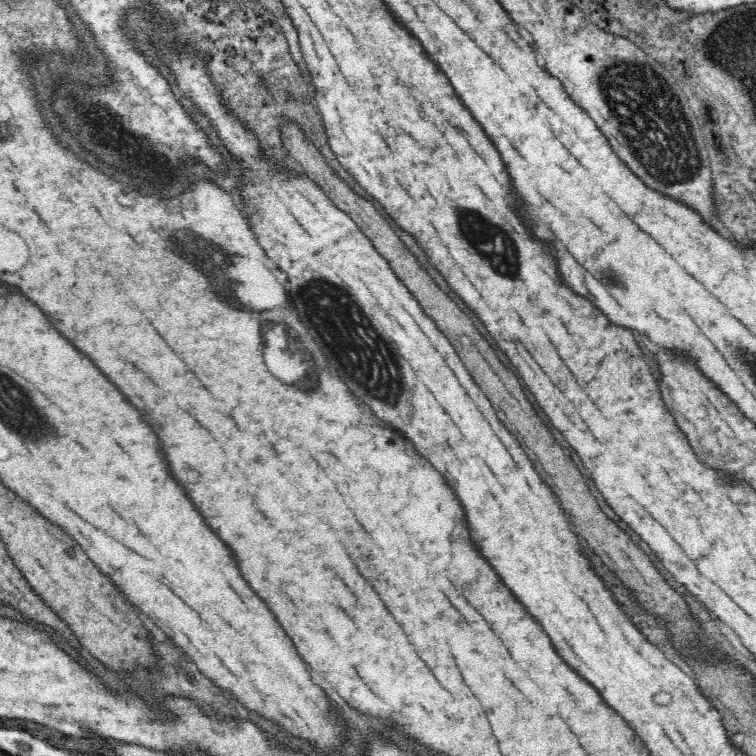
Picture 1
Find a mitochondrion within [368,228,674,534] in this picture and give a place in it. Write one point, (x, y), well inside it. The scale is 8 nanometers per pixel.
(606, 277)

